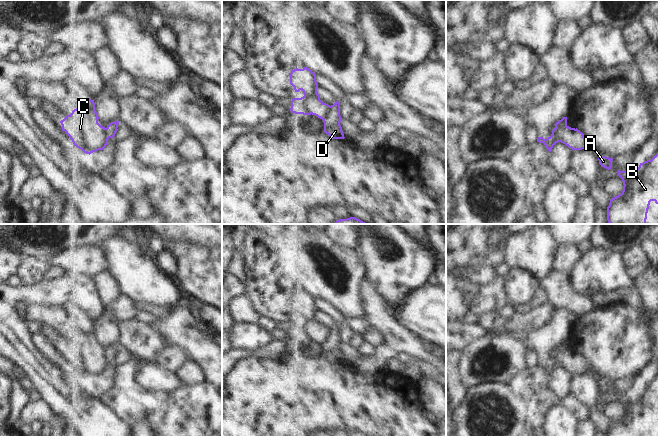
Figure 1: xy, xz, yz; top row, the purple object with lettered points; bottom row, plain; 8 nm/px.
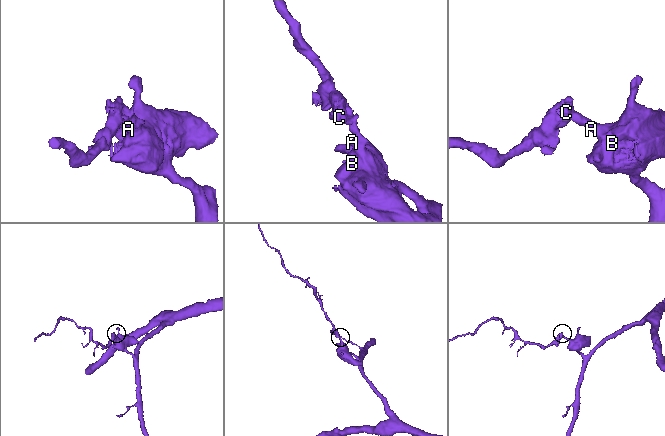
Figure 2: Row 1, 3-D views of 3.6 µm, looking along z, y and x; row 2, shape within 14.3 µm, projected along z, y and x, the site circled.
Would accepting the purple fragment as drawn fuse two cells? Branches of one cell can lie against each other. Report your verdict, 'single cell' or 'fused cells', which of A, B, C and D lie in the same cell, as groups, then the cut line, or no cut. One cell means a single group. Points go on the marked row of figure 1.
fused cells; A B D / C; cut in xz along (331, 106), (330, 112), (322, 119)

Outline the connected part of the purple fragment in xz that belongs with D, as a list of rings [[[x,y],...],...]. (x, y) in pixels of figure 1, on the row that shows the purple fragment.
[[[336,101],[333,105],[331,105],[329,115],[323,119],[324,132],[333,139],[344,139],[345,137],[340,125],[341,120],[340,103]]]

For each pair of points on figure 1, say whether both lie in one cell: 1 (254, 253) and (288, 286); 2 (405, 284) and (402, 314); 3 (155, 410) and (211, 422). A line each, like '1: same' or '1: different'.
1: same
2: different
3: same

